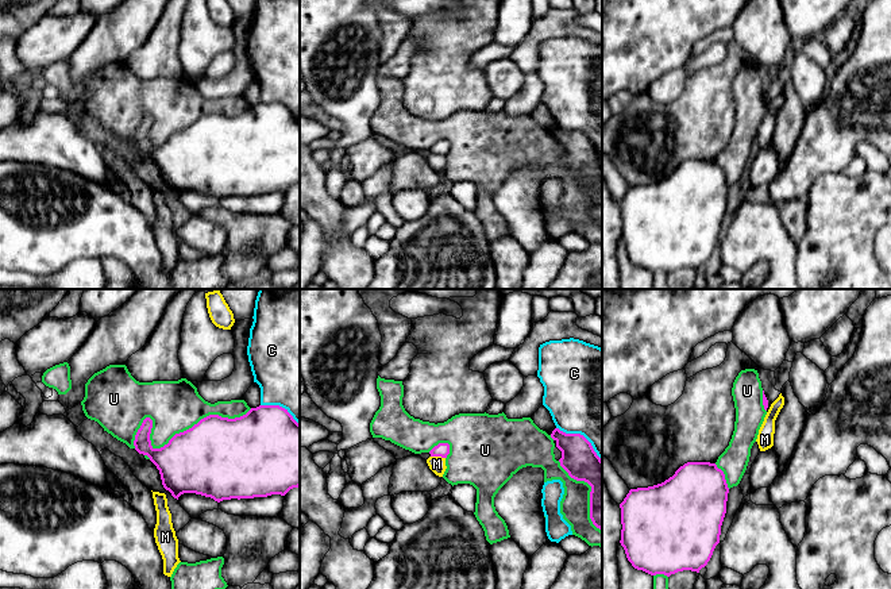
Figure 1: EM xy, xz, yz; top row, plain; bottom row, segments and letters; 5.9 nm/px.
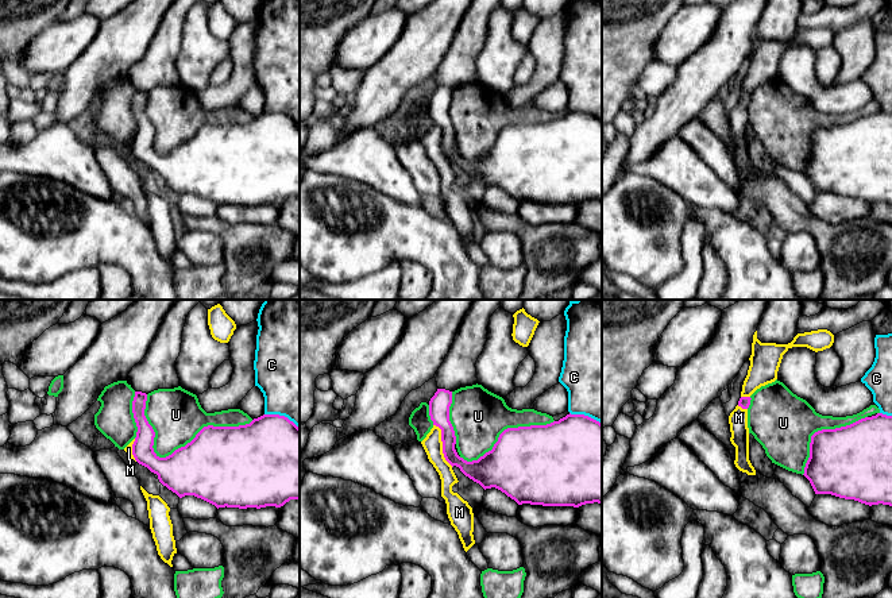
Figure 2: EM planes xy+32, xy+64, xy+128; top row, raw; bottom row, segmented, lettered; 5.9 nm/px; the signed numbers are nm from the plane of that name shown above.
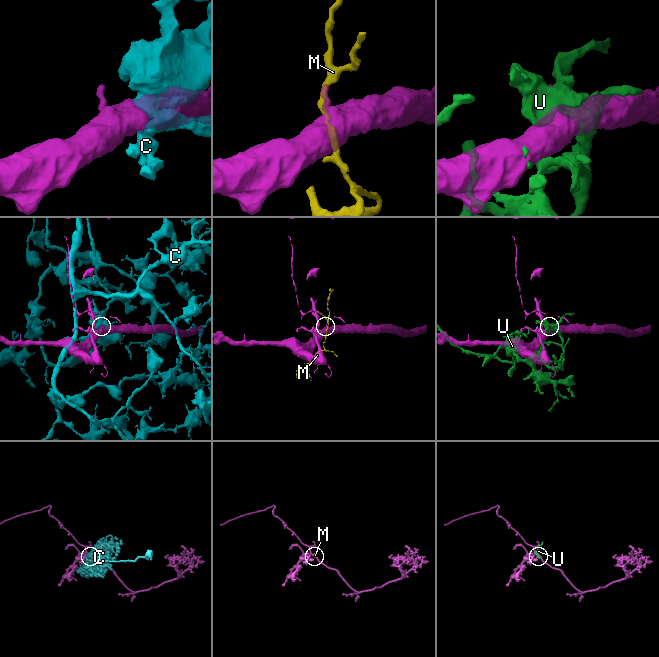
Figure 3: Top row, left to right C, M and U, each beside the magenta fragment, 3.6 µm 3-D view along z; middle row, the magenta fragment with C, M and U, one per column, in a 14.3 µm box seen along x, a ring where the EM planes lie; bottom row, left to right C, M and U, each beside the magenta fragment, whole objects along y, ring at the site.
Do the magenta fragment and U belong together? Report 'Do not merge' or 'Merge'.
Do not merge

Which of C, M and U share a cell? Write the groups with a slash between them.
C / M / U

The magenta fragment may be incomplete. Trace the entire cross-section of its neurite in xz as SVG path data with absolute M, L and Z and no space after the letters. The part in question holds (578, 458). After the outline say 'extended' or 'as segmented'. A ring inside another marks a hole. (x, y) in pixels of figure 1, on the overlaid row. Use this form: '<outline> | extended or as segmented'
M555 428L551 438L562 451L560 466L571 478L591 486L590 519L602 531L602 459L580 434L566 434Z | as segmented

